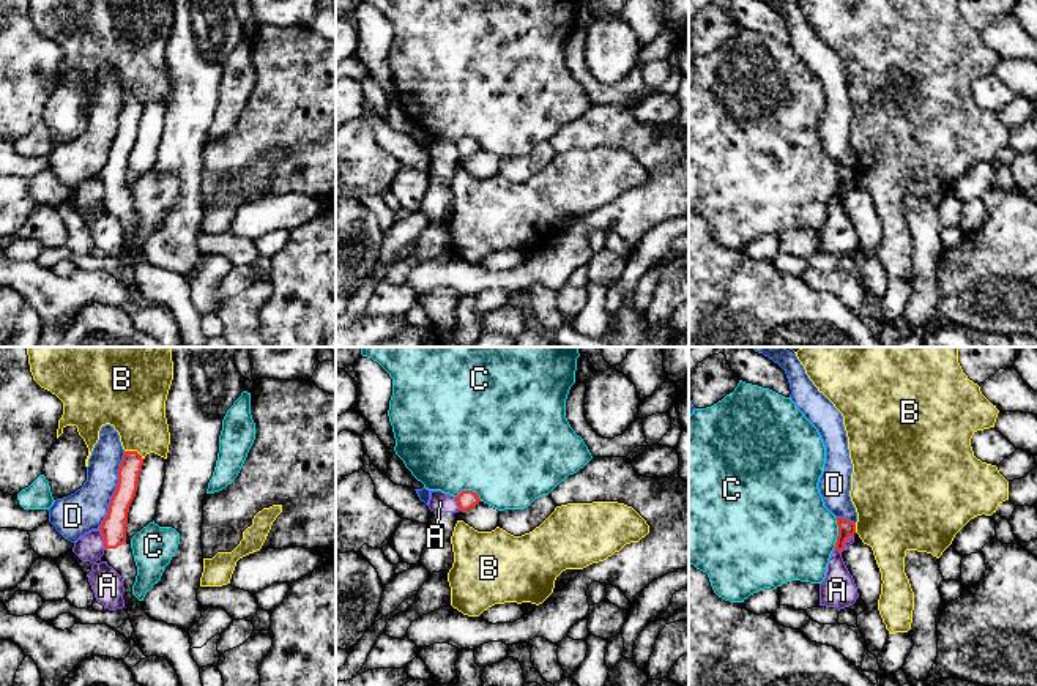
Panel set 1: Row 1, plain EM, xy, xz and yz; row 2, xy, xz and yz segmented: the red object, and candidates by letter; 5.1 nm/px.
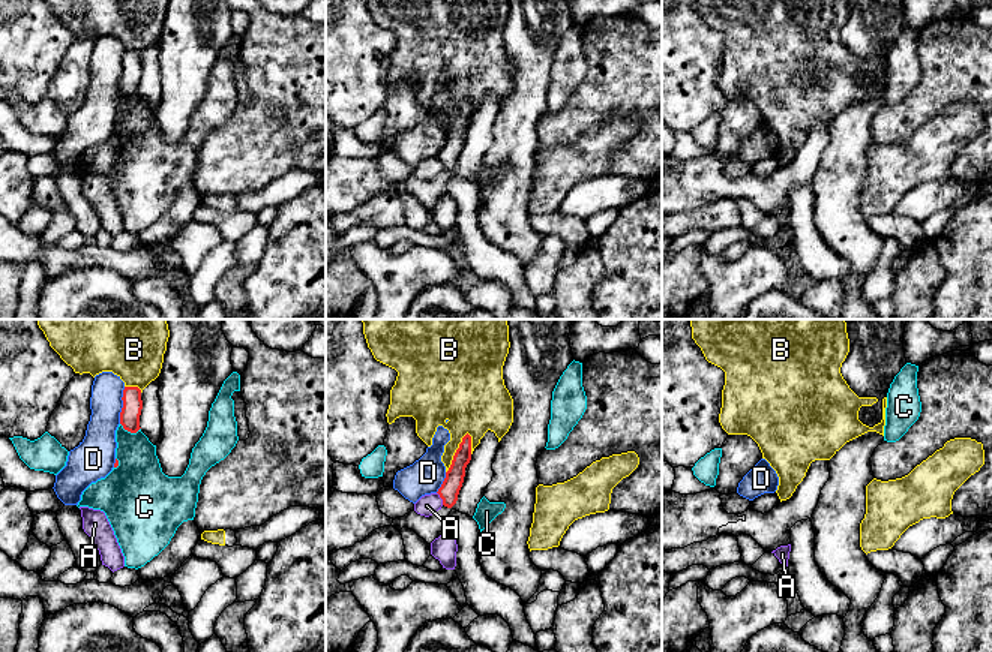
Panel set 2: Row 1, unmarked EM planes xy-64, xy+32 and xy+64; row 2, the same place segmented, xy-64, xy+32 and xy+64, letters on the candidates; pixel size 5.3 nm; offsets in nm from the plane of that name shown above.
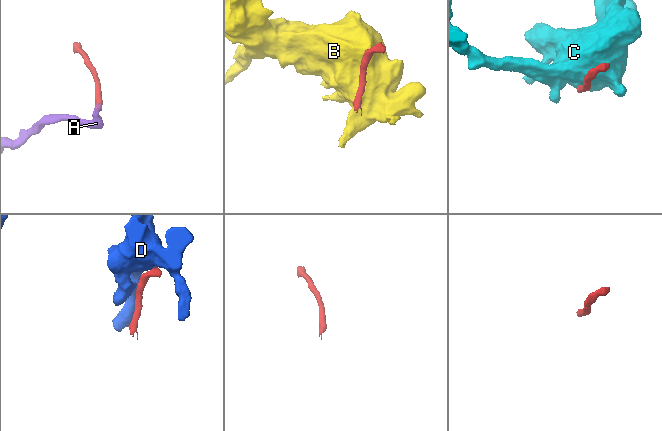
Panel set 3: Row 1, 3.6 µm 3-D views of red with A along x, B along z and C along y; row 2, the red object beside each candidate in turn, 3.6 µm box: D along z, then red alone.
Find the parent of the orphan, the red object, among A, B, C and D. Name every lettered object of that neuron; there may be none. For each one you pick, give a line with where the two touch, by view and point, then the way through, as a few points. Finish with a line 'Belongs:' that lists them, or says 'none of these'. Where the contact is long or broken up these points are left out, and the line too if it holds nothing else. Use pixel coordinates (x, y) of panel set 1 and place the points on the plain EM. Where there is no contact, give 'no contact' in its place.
Belongs: none of these

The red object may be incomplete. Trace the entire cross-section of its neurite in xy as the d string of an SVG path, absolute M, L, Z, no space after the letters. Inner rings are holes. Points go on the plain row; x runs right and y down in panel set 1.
M125 98L118 115L117 136L110 145L107 162L99 172L104 185L104 203L107 211L123 226L123 255L132 270L136 293L145 303L164 304L173 312L186 347L206 347L208 337L202 331L200 314L191 303L189 281L178 273L150 265L142 254L142 248L132 241L137 213L131 191L126 189L126 172L142 112L143 106L137 98Z

